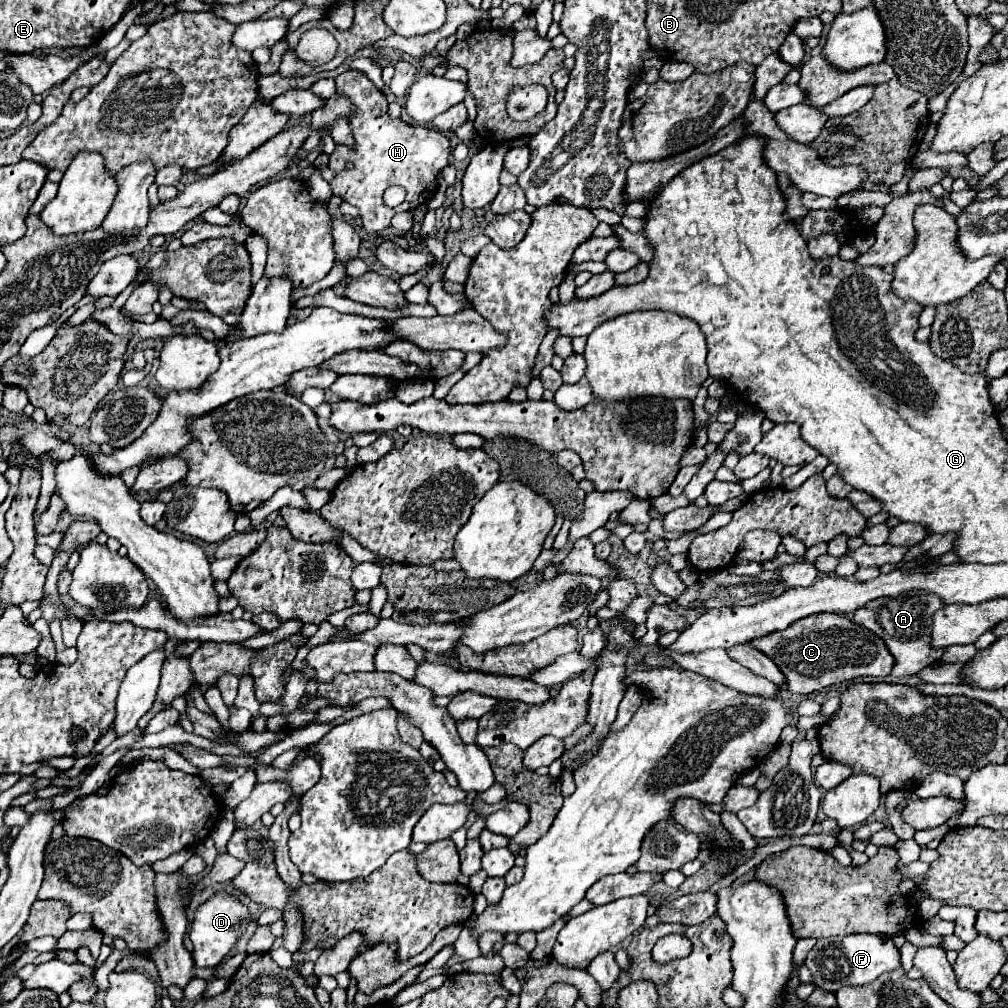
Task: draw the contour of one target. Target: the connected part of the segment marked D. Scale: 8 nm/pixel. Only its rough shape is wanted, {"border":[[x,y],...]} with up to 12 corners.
{"border":[[219,892],[195,912],[195,968],[215,968],[245,932],[249,908]]}

